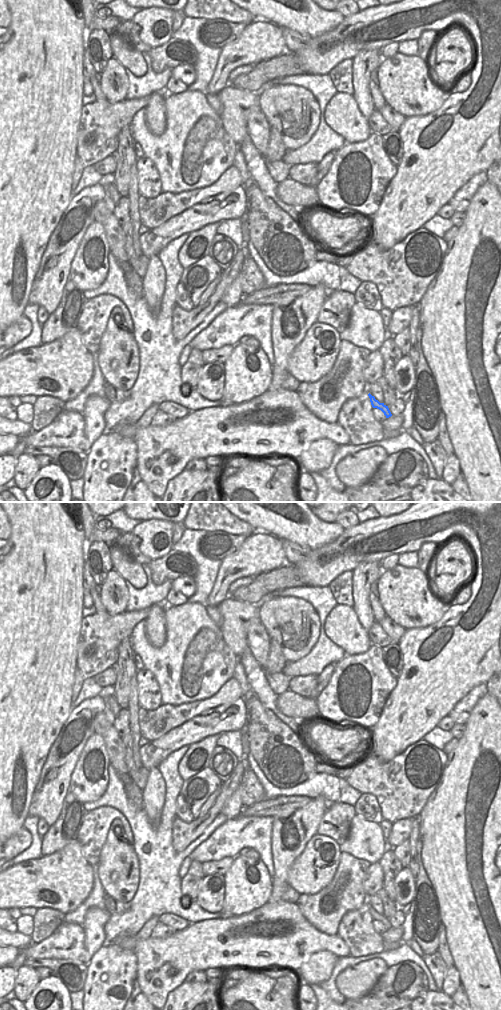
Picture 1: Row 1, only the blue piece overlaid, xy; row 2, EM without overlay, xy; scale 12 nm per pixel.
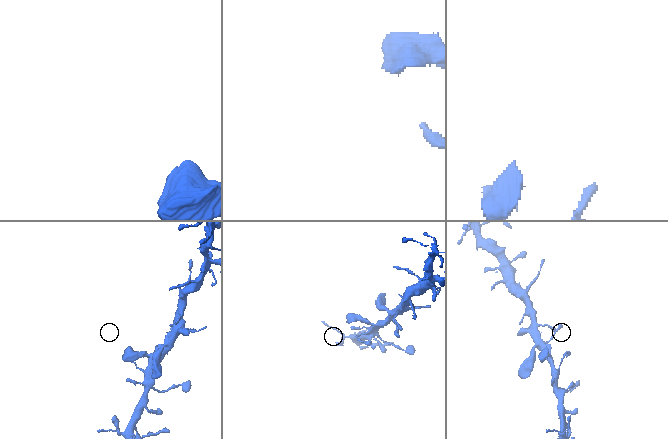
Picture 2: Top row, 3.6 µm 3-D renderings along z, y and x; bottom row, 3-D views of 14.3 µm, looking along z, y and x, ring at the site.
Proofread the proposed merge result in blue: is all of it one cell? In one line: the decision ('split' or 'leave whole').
leave whole

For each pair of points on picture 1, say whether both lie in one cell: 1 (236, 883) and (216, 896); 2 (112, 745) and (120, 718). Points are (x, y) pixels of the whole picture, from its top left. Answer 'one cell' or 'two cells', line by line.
1: two cells
2: two cells

